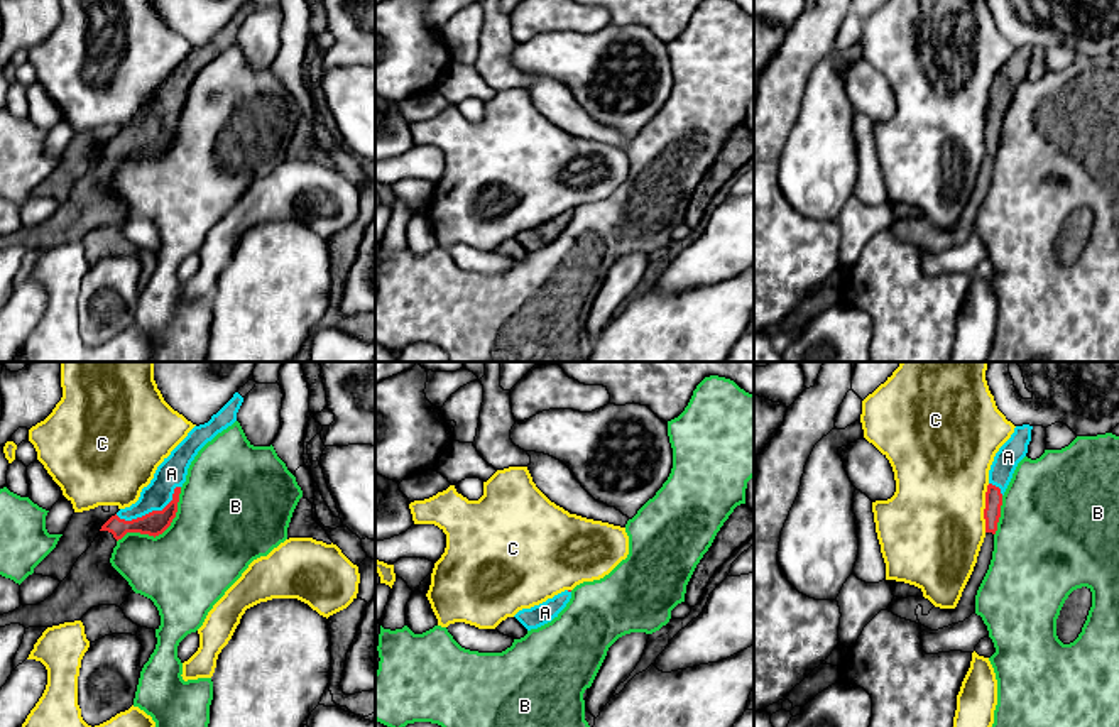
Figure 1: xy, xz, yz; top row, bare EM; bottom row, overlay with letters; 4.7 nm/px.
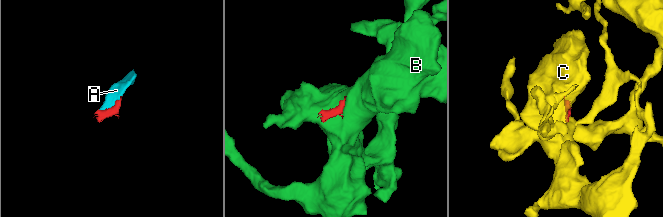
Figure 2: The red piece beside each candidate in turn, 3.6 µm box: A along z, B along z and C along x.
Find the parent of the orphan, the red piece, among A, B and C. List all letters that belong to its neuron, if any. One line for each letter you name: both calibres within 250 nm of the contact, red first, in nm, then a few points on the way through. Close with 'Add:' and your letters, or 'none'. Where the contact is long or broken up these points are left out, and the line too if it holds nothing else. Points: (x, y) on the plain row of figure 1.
A: calibres 120 and 140 nm; way xy (154, 144), (152, 132), (171, 95)
Add: A

